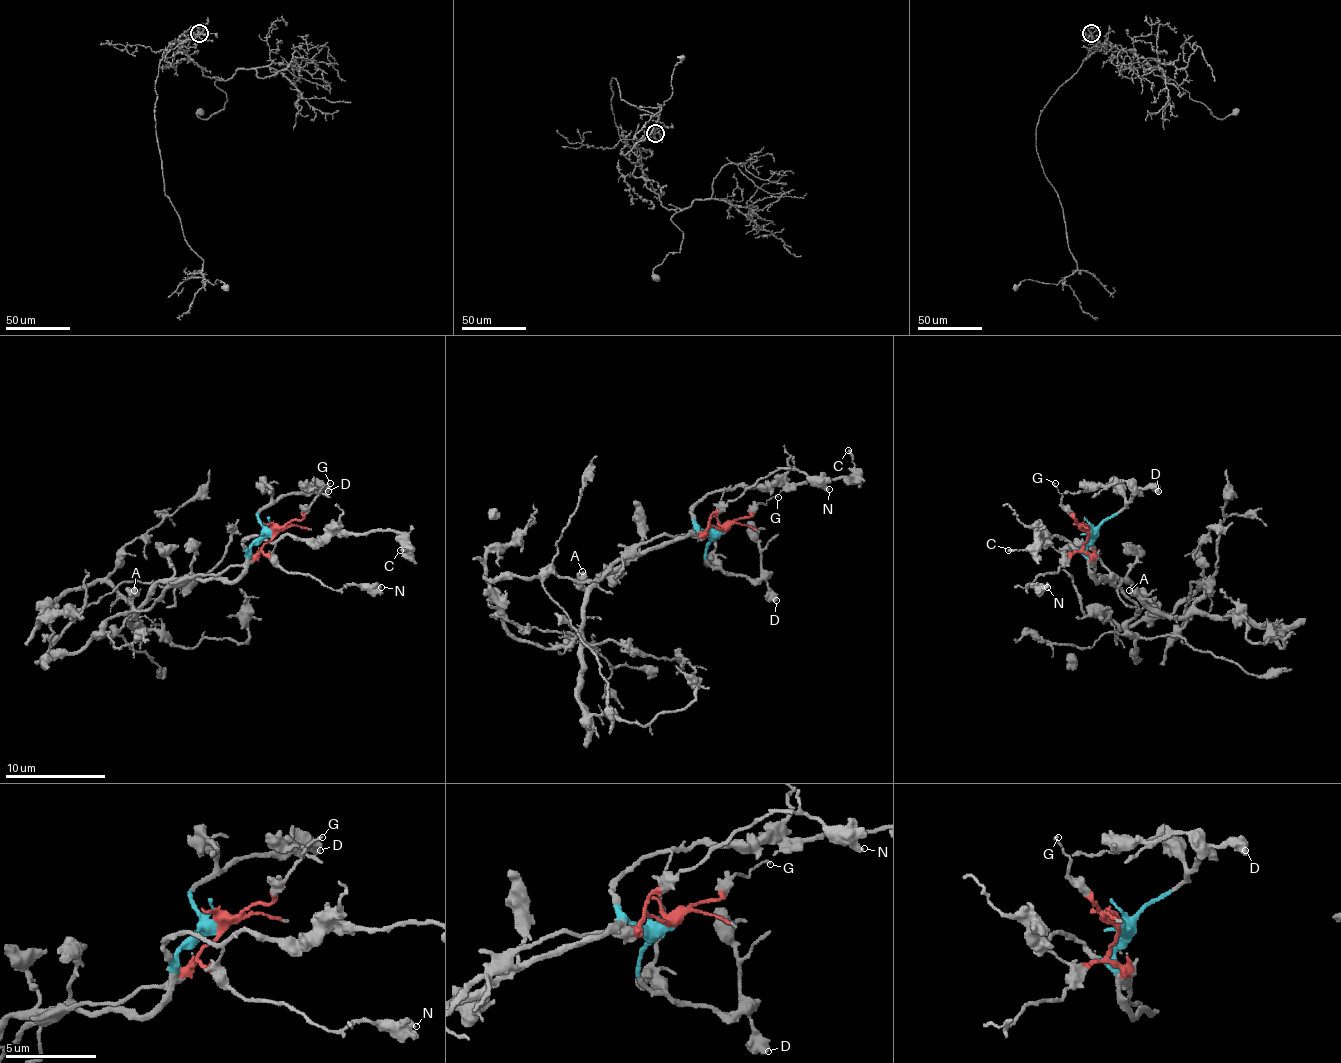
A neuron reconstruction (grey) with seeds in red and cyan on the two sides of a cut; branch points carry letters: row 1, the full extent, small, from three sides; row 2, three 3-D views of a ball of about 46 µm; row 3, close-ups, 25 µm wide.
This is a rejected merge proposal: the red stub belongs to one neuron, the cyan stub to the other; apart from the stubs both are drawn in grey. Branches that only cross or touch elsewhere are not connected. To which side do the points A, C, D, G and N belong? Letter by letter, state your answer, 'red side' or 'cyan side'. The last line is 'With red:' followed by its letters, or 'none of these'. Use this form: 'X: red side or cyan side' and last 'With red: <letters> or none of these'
A: red side
C: cyan side
D: cyan side
G: red side
N: red side
With red: A, G, N

